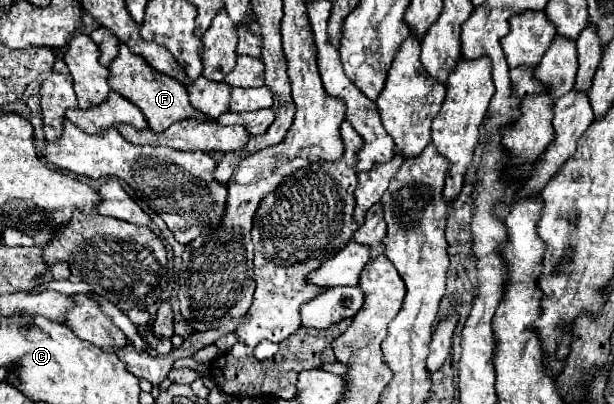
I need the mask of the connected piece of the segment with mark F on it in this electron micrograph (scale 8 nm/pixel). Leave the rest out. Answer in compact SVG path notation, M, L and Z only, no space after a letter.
M125 44L119 46L119 54L109 64L109 86L139 108L143 112L149 128L155 132L167 130L173 122L179 122L179 120L187 120L187 118L201 120L203 118L201 112L193 110L193 106L189 104L187 90L181 82L177 82L175 78L169 78L165 74L157 74L157 70L149 68L147 62L143 58L137 58L137 54L133 54Z

